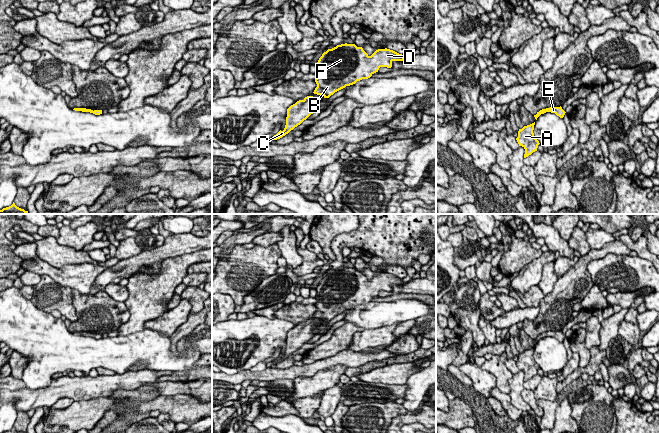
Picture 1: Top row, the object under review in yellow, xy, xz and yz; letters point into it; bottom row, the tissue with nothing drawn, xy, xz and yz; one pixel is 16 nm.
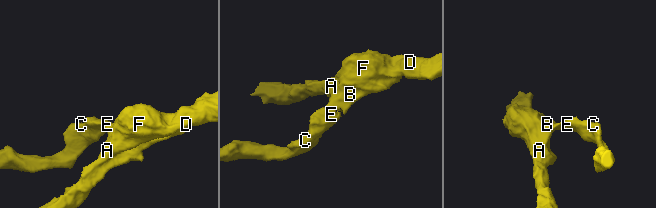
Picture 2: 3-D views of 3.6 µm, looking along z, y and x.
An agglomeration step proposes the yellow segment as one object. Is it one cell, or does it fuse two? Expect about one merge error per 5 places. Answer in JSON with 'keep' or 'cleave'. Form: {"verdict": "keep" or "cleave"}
{"verdict": "keep"}

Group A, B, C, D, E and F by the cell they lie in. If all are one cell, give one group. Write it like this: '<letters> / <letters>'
A B C D E F

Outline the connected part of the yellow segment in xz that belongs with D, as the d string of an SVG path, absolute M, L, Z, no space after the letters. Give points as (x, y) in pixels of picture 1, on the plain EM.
M355 268L337 269L324 276L315 288L317 311L313 317L329 322L346 310L370 302L380 291L391 292L393 285L404 284L402 278L387 272L378 273L369 280Z

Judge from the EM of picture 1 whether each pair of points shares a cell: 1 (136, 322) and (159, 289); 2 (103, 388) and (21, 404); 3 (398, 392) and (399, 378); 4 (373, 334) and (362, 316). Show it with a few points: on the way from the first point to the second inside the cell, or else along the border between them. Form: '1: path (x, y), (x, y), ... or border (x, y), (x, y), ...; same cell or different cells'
1: path (139, 314), (143, 305), (151, 297); same cell
2: path (83, 388), (59, 388), (49, 396), (41, 397); same cell
3: border (375, 382), (405, 385); different cells
4: border (392, 323), (364, 330); different cells

